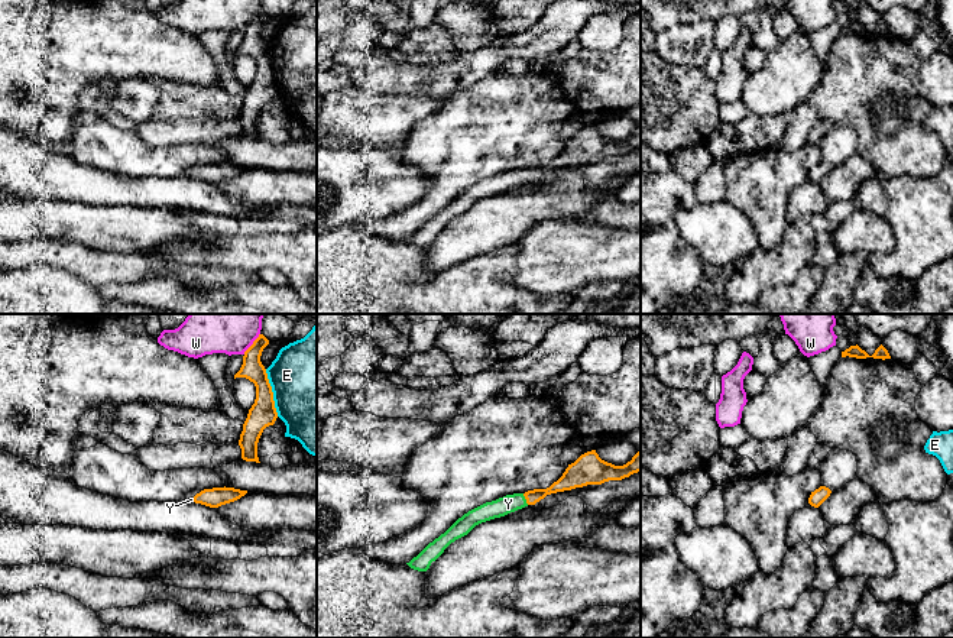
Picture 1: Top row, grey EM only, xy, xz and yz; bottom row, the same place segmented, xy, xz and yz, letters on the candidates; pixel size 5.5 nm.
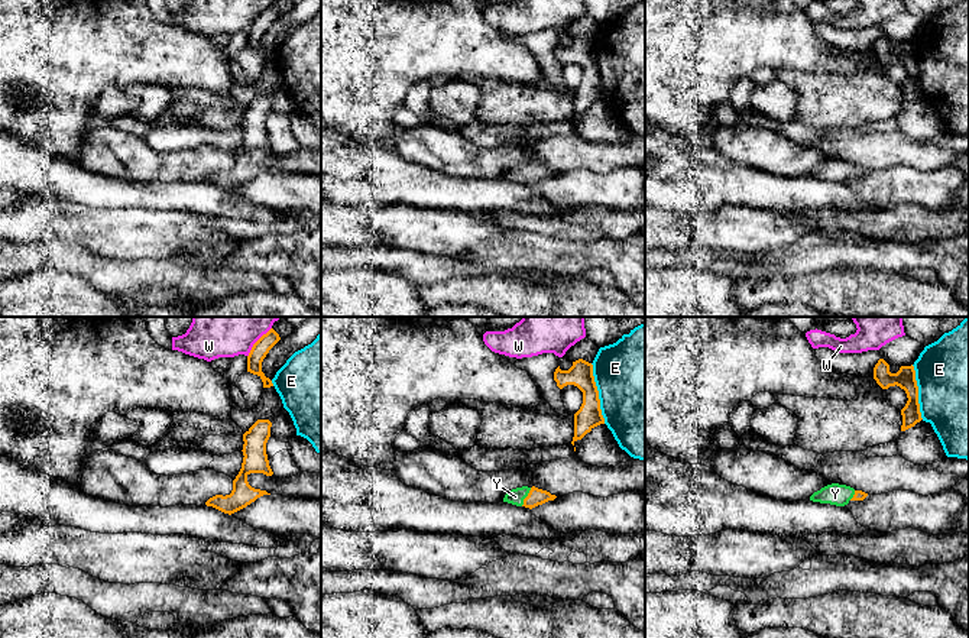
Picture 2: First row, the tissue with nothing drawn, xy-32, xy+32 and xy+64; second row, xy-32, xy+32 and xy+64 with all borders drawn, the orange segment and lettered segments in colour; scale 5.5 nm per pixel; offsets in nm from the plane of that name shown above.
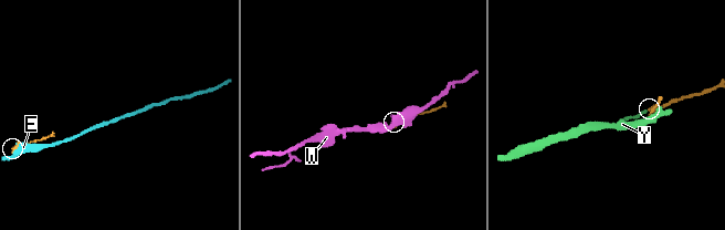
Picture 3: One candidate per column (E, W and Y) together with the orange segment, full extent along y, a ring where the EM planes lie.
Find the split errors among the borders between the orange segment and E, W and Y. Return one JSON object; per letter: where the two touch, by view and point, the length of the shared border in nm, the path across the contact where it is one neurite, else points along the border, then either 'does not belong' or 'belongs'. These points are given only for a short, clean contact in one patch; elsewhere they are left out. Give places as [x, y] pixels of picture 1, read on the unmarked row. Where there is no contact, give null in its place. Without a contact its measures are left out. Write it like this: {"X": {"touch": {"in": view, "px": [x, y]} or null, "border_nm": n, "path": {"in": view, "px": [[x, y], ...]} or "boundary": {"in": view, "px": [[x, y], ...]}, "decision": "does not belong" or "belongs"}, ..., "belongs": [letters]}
{"E": {"touch": {"in": "xy", "px": [272, 68]}, "border_nm": 280, "decision": "does not belong"}, "W": {"touch": {"in": "xy", "px": [253, 19]}, "border_nm": 150, "decision": "does not belong"}, "Y": {"touch": {"in": "xz", "px": [525, 174]}, "border_nm": 70, "path": {"in": "xz", "px": [[567, 158], [525, 174], [508, 180]]}, "decision": "belongs"}, "belongs": ["Y"]}

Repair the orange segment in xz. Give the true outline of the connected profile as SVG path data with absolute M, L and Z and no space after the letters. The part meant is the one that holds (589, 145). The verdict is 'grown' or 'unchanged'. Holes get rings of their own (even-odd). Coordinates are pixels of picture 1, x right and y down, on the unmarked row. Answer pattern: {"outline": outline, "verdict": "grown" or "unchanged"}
{"outline": "M596 126L587 127L574 139L568 140L563 152L547 165L506 171L469 187L406 240L414 246L427 247L431 239L435 237L451 218L467 211L482 198L505 192L528 181L535 181L551 169L571 166L587 161L602 161L609 156L622 156L638 148L641 148L639 127L623 142L615 142L602 136Z", "verdict": "grown"}

